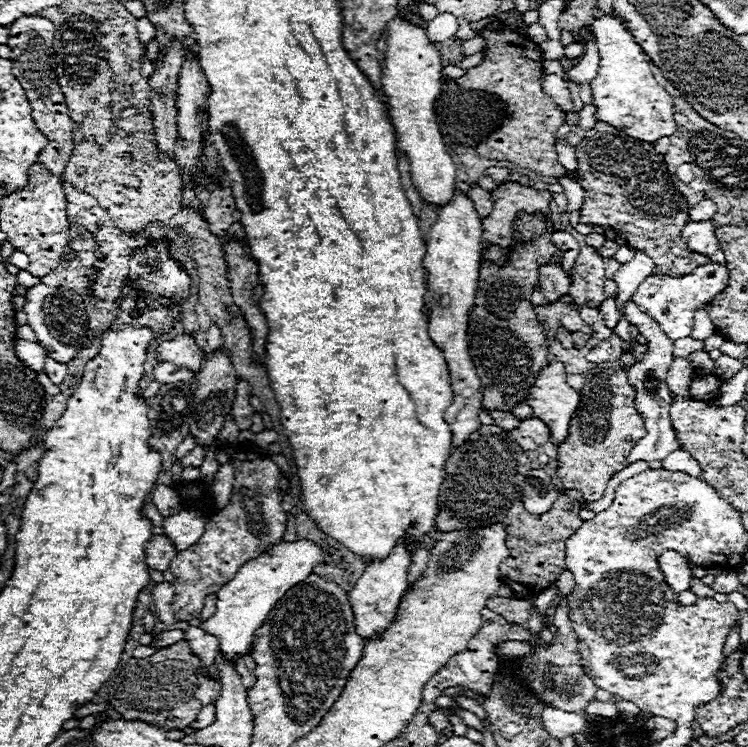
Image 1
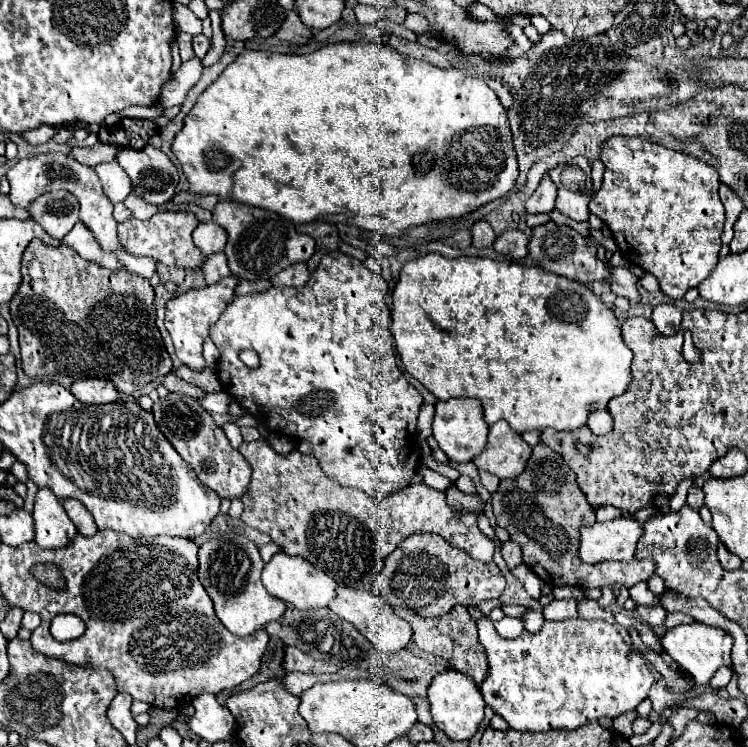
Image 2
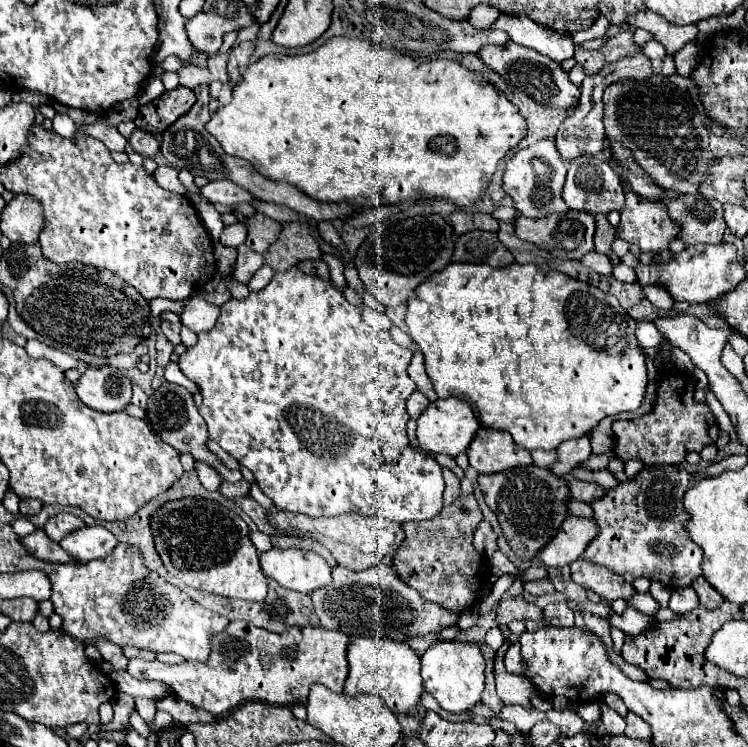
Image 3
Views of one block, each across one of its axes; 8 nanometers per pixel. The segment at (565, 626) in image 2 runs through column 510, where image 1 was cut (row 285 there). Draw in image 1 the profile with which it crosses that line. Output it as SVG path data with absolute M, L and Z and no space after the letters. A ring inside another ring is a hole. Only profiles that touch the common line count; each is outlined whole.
M708 262L704 266L698 266L688 276L680 278L672 278L668 274L652 274L638 286L632 300L640 306L644 314L652 316L660 324L660 328L666 332L670 340L678 340L690 336L694 312L700 306L706 306L716 294L720 294L728 286L728 276L730 276L728 266L718 262Z

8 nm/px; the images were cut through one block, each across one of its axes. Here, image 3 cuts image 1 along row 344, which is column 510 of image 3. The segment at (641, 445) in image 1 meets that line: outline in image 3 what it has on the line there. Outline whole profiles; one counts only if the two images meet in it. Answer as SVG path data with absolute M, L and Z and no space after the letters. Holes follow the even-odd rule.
M512 644L508 650L506 650L506 656L504 656L504 664L506 664L506 670L512 672L512 674L518 674L518 676L528 676L524 664L522 664L522 654L520 654L520 644Z

